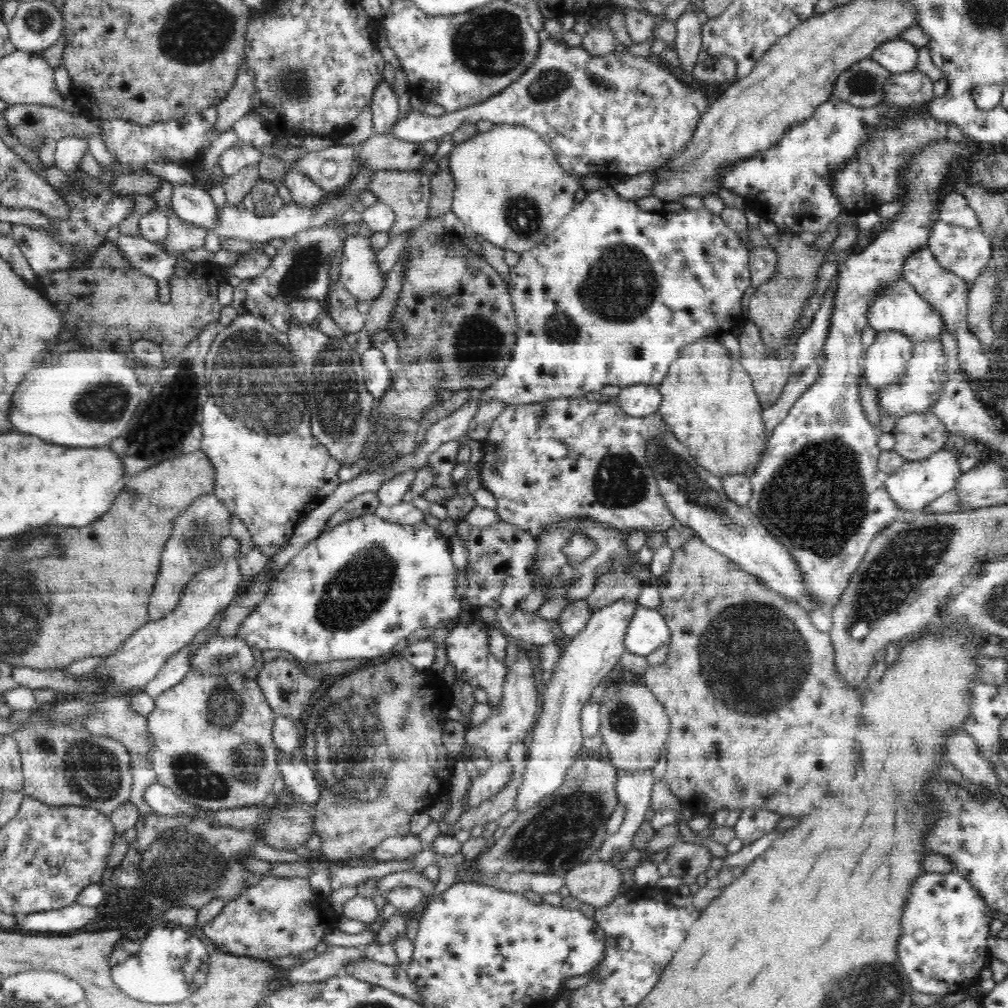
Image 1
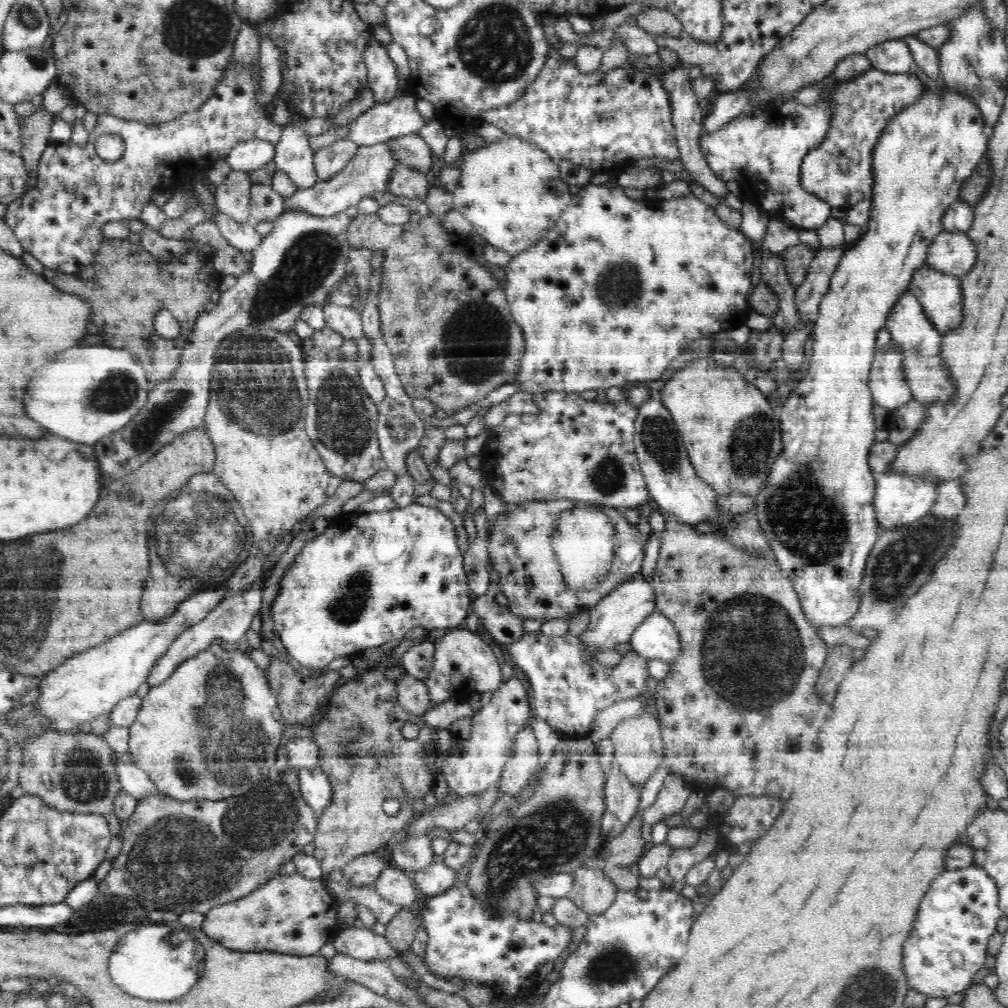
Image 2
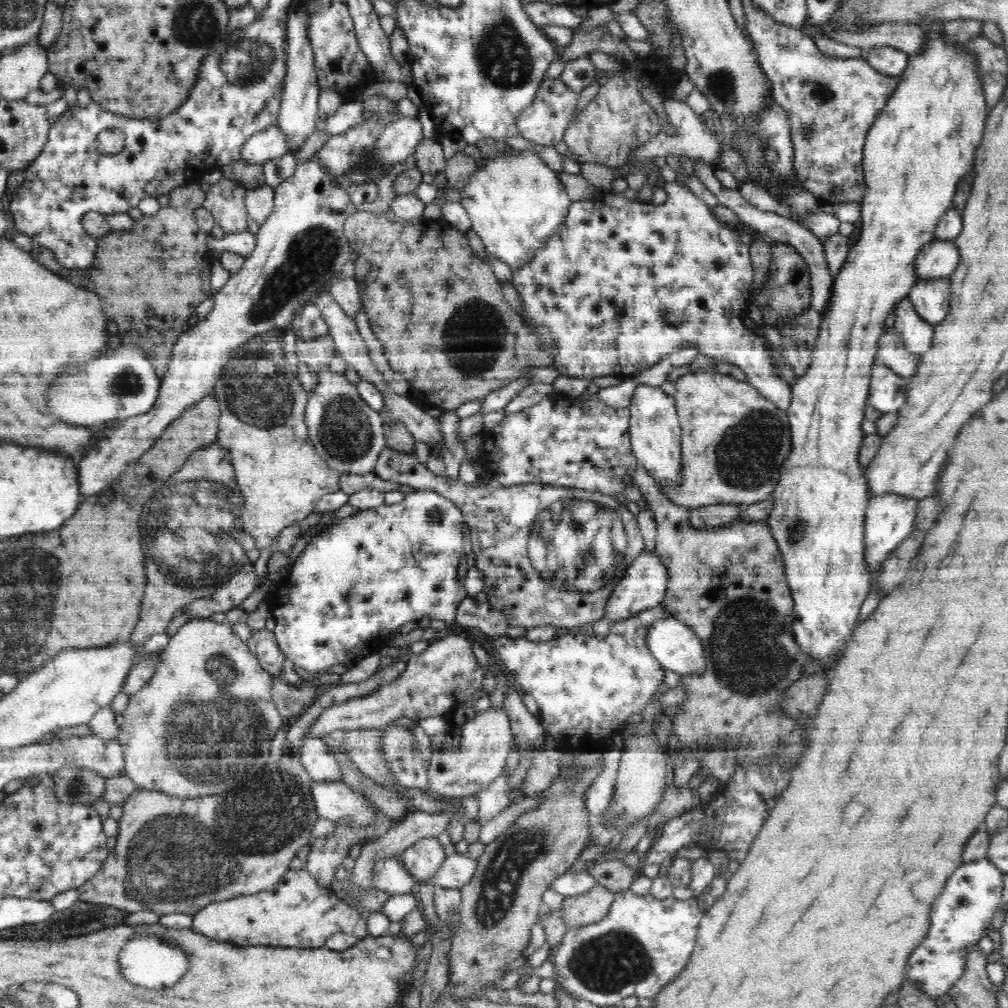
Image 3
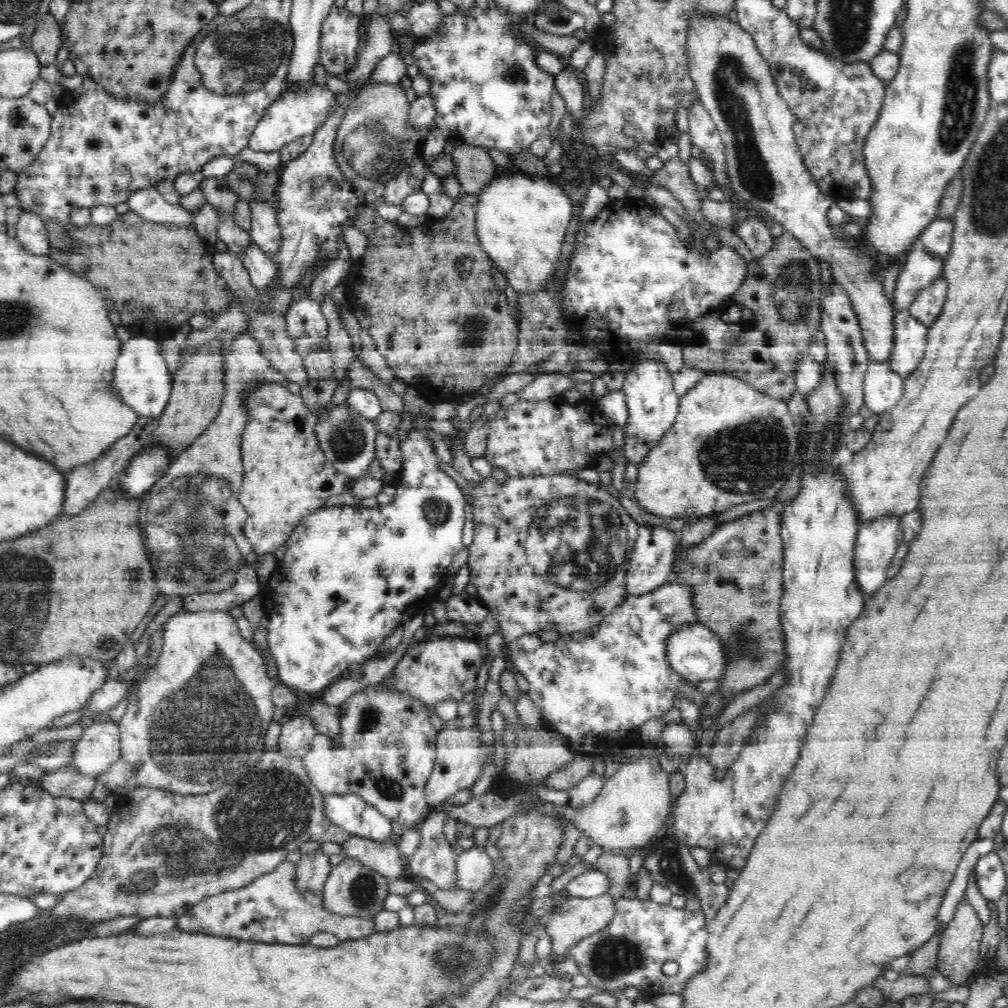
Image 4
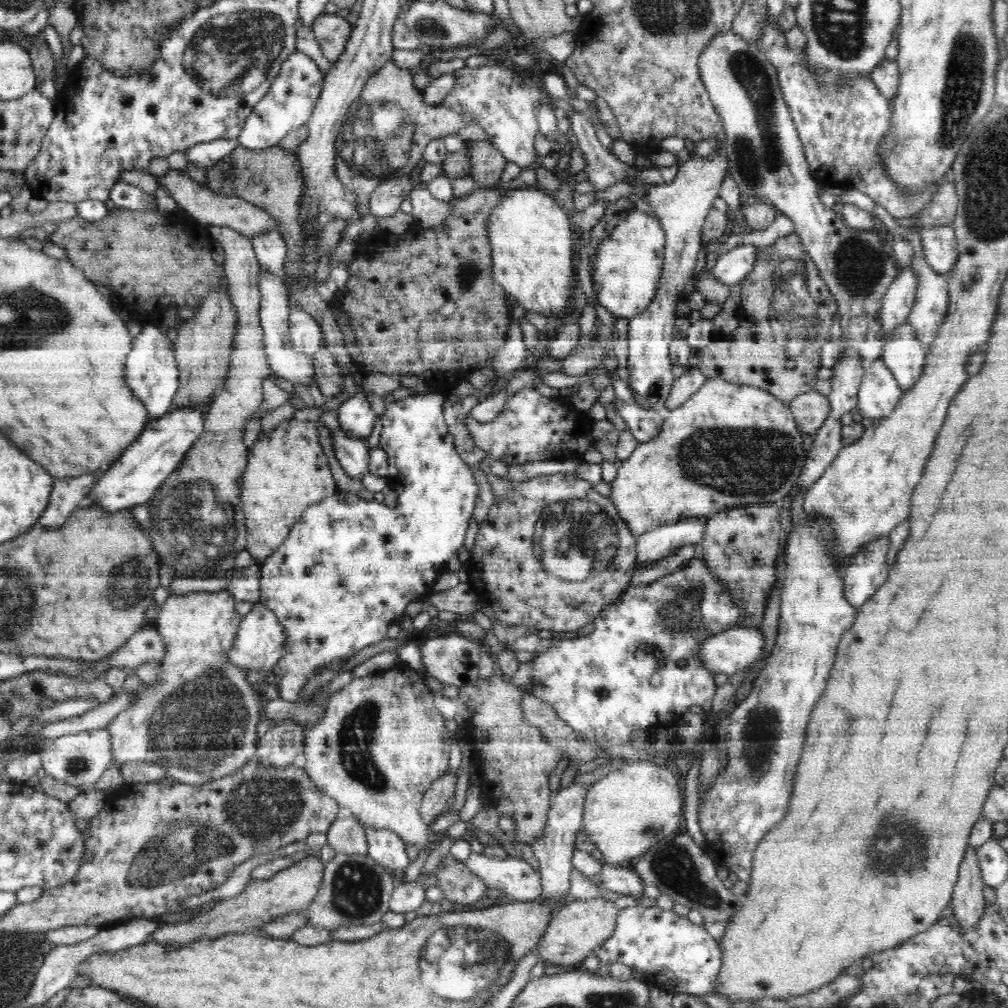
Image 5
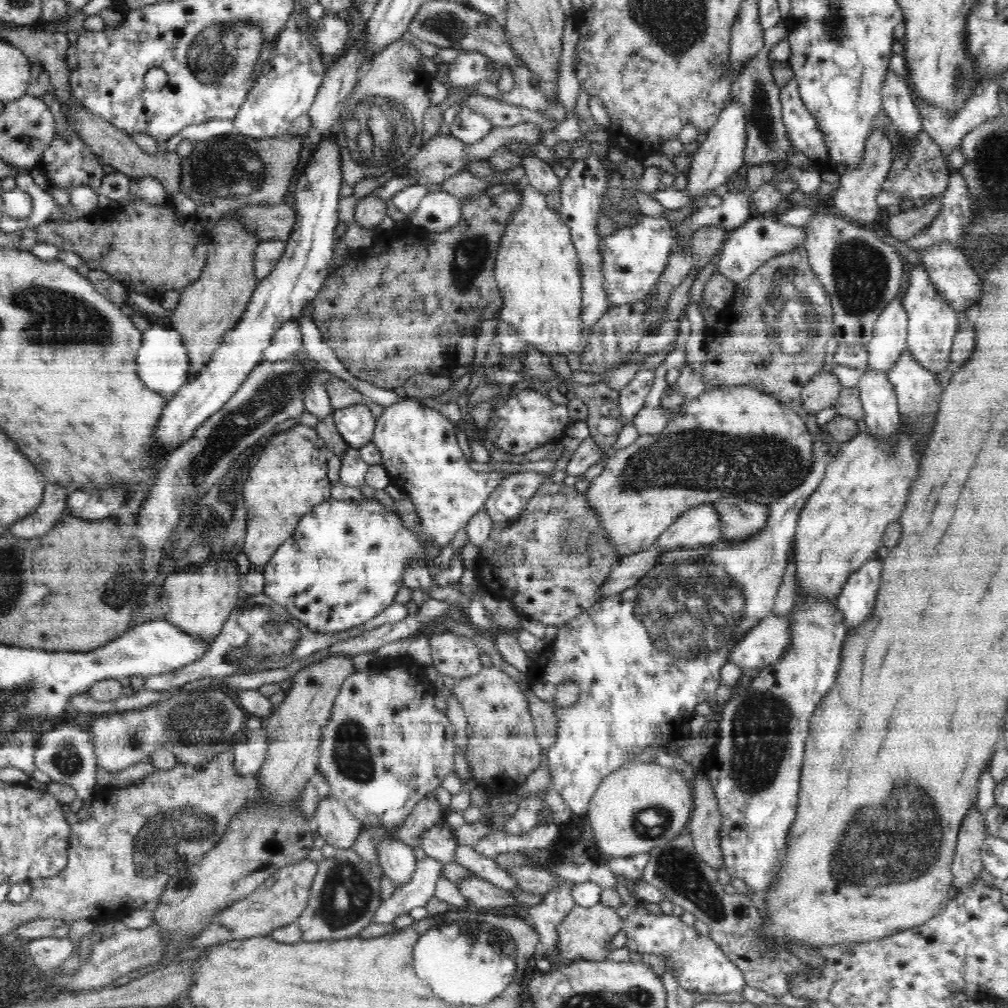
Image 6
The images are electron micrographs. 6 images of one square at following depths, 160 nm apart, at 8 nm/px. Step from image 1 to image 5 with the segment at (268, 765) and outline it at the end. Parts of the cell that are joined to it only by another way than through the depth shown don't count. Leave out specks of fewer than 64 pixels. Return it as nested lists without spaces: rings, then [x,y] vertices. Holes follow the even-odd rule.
[[[227,588],[184,595],[169,593],[155,622],[166,643],[158,679],[151,684],[142,682],[140,690],[143,692],[137,700],[105,727],[112,737],[115,764],[152,762],[166,768],[166,777],[184,784],[199,785],[234,774],[238,768],[254,760],[255,744],[258,744],[257,724],[261,720],[263,702],[261,688],[250,685],[246,680],[248,671],[227,662],[227,652],[236,643],[235,636],[241,621],[235,602]]]

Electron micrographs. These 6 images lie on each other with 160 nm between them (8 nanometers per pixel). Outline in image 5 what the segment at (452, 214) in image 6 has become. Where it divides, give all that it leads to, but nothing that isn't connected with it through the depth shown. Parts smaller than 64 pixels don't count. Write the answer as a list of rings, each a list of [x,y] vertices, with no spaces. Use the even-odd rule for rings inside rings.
[[[421,185],[413,187],[409,194],[413,205],[413,218],[423,229],[440,227],[453,212],[452,202],[438,201]]]

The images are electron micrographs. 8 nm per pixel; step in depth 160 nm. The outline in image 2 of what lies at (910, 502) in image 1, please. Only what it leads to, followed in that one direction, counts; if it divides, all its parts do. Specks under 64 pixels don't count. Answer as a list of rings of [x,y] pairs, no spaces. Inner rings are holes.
[[[897,472],[884,473],[877,481],[876,494],[873,498],[878,533],[906,526],[906,524],[913,523],[928,515],[938,496],[940,485],[940,482],[930,482],[923,478],[917,478],[917,476],[910,478]]]

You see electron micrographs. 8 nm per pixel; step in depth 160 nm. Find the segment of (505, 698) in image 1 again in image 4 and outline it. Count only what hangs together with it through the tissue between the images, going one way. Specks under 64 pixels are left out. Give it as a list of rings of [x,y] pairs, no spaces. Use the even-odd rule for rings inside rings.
[[[478,726],[457,729],[456,727],[444,728],[438,732],[436,743],[437,758],[432,775],[425,786],[425,801],[430,811],[436,810],[449,802],[458,790],[470,788],[483,771],[484,751],[481,749],[481,731]]]

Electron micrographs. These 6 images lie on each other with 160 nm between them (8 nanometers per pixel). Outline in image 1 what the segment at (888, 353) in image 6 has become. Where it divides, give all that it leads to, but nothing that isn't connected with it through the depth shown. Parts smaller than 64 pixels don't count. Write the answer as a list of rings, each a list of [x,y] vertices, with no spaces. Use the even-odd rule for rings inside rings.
[[[937,217],[929,237],[929,250],[934,254],[942,268],[962,278],[970,284],[983,274],[988,263],[993,258],[993,245],[991,239],[981,228],[968,229],[955,225],[948,225]]]

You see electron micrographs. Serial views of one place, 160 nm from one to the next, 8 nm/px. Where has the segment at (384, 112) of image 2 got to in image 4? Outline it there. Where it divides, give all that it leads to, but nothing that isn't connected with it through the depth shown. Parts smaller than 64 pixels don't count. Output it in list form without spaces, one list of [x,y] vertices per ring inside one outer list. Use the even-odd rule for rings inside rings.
[[[310,81],[299,91],[286,86],[261,116],[250,137],[249,147],[256,152],[279,151],[298,137],[312,135],[335,106],[335,94],[328,87],[318,85],[315,81]]]

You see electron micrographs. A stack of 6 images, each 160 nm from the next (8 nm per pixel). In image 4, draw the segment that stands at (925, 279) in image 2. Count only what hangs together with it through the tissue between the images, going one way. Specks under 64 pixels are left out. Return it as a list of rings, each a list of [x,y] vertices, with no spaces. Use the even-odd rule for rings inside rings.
[[[941,277],[934,280],[914,298],[914,302],[910,304],[910,314],[929,327],[942,314],[947,292],[945,279]]]

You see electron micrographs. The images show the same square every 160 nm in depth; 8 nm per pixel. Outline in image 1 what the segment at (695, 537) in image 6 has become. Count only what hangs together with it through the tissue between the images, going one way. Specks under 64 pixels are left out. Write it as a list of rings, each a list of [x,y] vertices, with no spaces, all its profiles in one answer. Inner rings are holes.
[[[620,599],[593,611],[584,628],[565,646],[558,664],[554,666],[552,678],[546,684],[540,718],[531,730],[532,742],[527,746],[527,764],[514,804],[519,814],[529,811],[531,806],[555,793],[561,787],[570,766],[578,760],[578,752],[585,739],[580,723],[582,708],[600,680],[615,672],[618,658],[626,652],[624,636],[638,606],[637,600]]]

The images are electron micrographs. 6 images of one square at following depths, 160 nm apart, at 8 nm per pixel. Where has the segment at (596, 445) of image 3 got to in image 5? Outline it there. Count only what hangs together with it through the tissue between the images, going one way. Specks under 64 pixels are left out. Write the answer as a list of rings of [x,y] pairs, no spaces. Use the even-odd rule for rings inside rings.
[[[536,387],[523,388],[509,396],[504,410],[494,420],[480,423],[472,415],[465,416],[465,427],[476,446],[486,451],[491,459],[502,460],[508,465],[582,457],[588,446],[594,446],[590,434],[592,424],[594,421],[588,411],[578,410],[558,397],[546,397]]]

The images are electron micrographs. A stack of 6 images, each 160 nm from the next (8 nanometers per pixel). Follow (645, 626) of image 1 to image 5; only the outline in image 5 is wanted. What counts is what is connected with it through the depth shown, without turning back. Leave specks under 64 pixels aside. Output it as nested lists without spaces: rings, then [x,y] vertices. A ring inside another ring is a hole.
[[[734,627],[706,638],[698,659],[708,672],[728,676],[748,670],[764,654],[766,638],[758,627]]]

